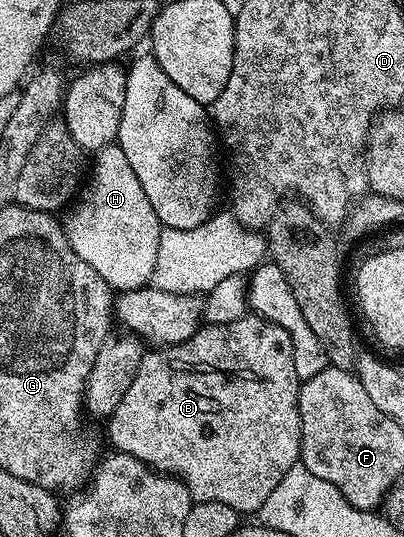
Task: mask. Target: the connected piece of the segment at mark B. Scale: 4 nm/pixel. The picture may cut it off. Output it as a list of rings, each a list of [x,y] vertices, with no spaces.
[[[247,313],[236,321],[228,321],[228,325],[199,326],[198,331],[183,343],[147,350],[142,356],[142,364],[138,366],[136,377],[132,377],[124,397],[120,397],[120,405],[116,405],[116,409],[108,416],[110,424],[106,427],[106,435],[110,438],[111,448],[114,451],[134,457],[150,470],[169,475],[182,482],[193,502],[220,502],[230,505],[239,513],[246,511],[258,513],[261,512],[264,501],[268,501],[268,493],[272,493],[280,477],[284,477],[284,473],[288,473],[288,469],[292,469],[292,465],[299,462],[302,453],[302,430],[298,412],[299,386],[296,365],[292,361],[292,337],[288,337],[288,333],[280,329],[280,325],[272,325],[272,321]]]

